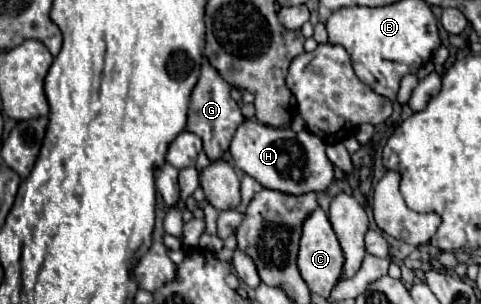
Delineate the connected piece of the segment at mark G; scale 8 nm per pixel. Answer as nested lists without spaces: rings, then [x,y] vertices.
[[[203,61],[199,83],[193,89],[191,103],[189,103],[189,119],[187,119],[187,131],[199,135],[203,139],[203,151],[207,153],[209,161],[221,159],[223,153],[229,149],[229,143],[237,131],[237,127],[245,121],[239,105],[229,95],[231,85],[225,83],[219,73],[209,65],[209,61]]]

